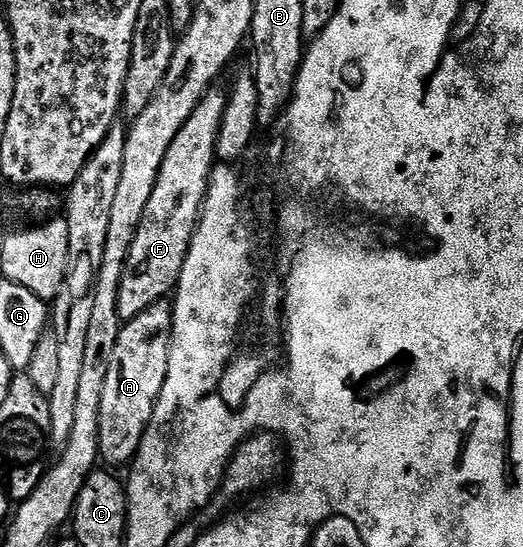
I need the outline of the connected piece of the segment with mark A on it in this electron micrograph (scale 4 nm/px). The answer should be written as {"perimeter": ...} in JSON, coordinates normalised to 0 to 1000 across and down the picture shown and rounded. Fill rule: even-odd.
{"perimeter":[[[319,548],[294,554],[272,569],[272,576],[256,576],[256,583],[235,589],[229,611],[218,627],[218,642],[203,654],[203,693],[195,700],[195,722],[187,744],[187,824],[189,841],[201,852],[243,852],[268,823],[268,806],[275,801],[279,781],[294,759],[294,744],[310,707],[317,700],[317,678],[325,656],[325,627],[329,625],[329,559]]]}

